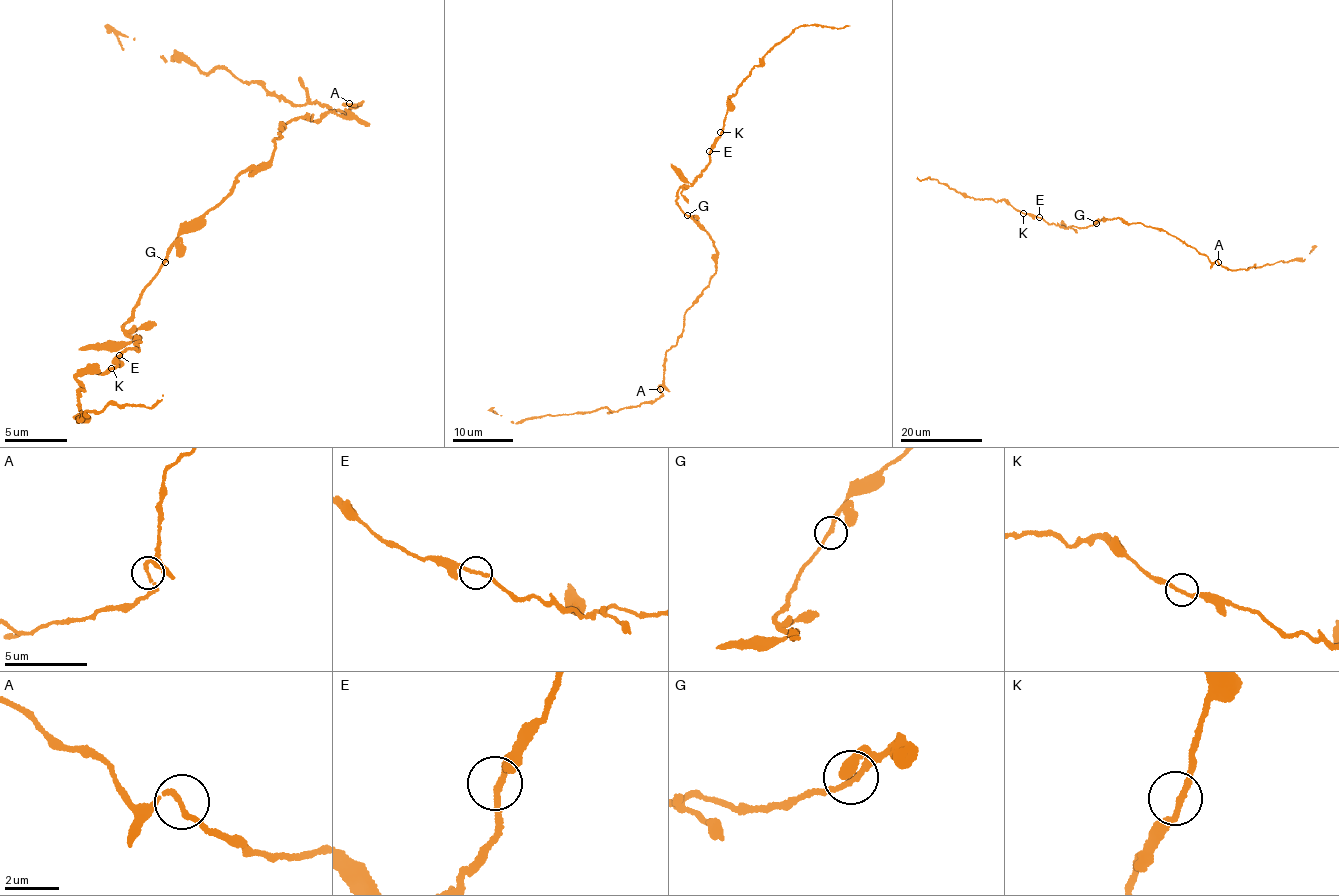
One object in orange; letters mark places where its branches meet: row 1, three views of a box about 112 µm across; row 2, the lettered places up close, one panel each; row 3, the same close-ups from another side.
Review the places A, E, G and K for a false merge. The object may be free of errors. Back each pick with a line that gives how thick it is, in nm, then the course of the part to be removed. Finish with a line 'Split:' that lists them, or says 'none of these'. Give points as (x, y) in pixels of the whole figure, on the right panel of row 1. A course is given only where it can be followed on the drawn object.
Split: none of these

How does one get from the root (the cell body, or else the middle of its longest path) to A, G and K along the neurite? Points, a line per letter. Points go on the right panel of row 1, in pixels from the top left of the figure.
A: (1118, 218), (1160, 229), (1206, 255), (1211, 262), (1218, 262)
G: (1118, 218), (1104, 218), (1096, 223)
K: (1118, 218), (1102, 219), (1085, 227), (1066, 228), (1023, 213)

